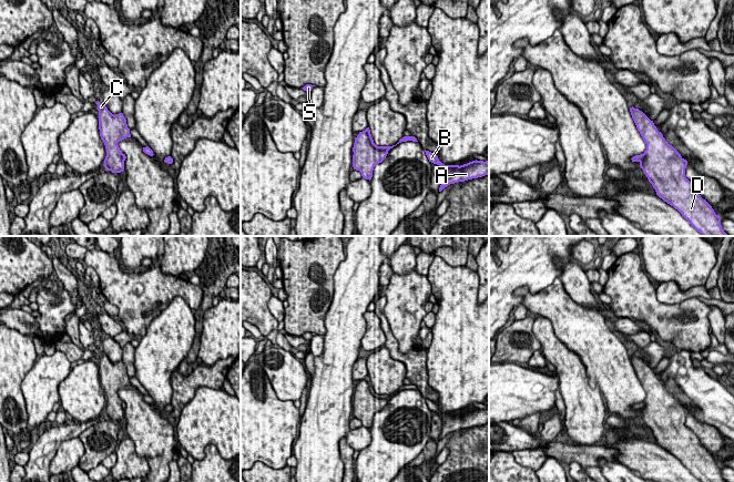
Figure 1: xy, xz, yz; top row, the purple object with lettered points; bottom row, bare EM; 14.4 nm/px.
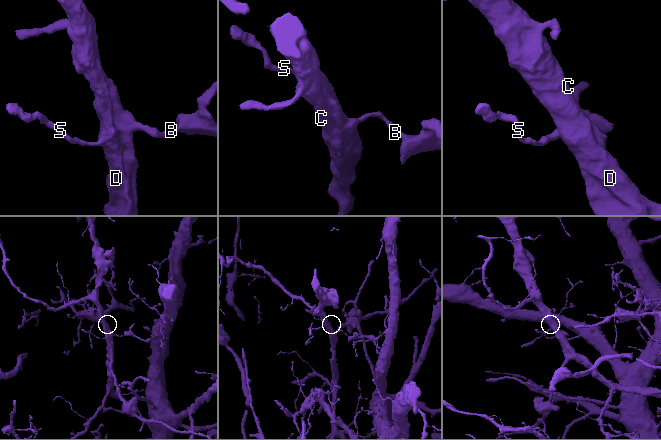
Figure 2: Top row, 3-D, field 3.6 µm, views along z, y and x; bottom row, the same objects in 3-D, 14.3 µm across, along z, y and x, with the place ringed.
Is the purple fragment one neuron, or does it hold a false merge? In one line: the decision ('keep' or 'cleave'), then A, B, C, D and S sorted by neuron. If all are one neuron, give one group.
cleave; groups A B S / C D

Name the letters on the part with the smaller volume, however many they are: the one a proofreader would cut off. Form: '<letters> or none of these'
C, D

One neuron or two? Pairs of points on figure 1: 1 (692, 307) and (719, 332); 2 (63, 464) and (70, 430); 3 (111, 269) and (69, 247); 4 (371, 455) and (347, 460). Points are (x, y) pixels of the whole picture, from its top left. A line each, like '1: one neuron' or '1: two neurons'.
1: two neurons
2: two neurons
3: two neurons
4: two neurons

